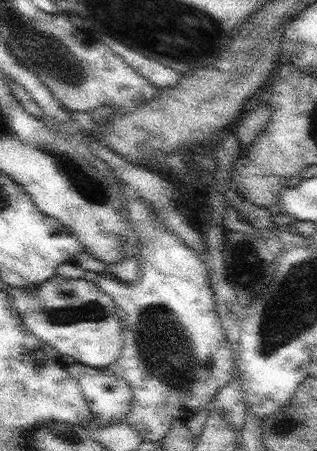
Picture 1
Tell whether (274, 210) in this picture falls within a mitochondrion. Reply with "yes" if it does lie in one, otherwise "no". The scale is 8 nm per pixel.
no

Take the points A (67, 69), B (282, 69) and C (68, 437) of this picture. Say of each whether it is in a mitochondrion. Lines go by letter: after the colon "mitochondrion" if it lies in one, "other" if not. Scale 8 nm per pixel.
A: mitochondrion
B: other
C: mitochondrion

